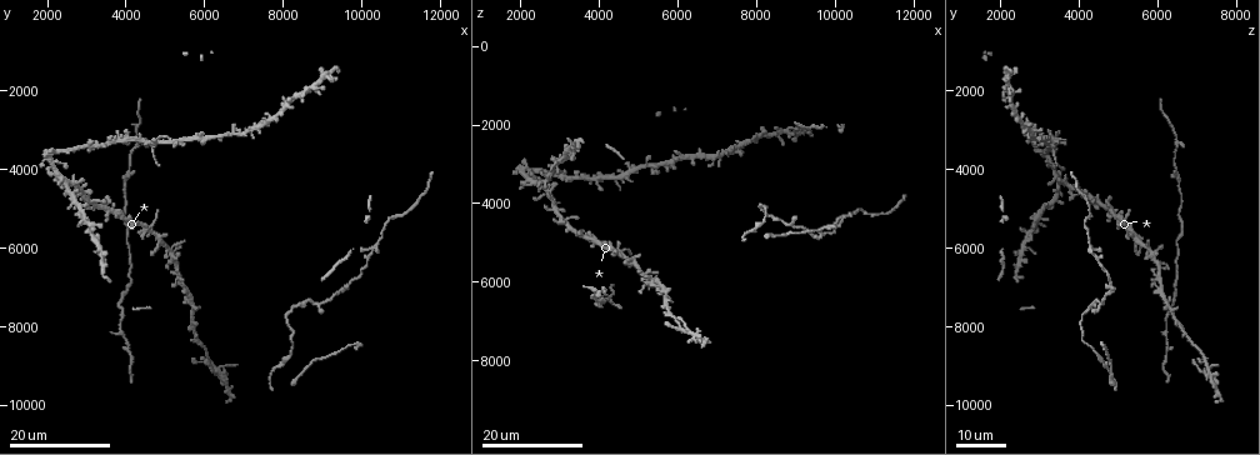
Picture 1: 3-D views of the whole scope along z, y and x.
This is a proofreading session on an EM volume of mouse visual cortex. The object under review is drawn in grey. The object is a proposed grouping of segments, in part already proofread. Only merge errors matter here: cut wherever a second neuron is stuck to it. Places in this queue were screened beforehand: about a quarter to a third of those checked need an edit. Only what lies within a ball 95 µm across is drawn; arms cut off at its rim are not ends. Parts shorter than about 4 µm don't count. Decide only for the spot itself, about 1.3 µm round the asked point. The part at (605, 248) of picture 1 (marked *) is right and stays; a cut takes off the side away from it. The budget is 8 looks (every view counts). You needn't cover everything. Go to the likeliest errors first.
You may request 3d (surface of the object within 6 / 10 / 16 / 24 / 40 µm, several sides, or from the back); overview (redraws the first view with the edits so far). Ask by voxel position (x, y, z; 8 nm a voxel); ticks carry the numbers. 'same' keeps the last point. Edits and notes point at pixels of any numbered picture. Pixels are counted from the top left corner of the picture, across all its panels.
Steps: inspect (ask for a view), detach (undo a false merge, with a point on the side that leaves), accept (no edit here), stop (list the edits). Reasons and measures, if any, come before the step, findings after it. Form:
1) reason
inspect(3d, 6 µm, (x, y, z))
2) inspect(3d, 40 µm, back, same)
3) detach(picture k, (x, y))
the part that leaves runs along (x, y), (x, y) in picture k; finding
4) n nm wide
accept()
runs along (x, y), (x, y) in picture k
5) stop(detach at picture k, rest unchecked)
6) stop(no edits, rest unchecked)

looks like a crossing
inspect(3d, 24 µm, (6500, 9200, 7300))

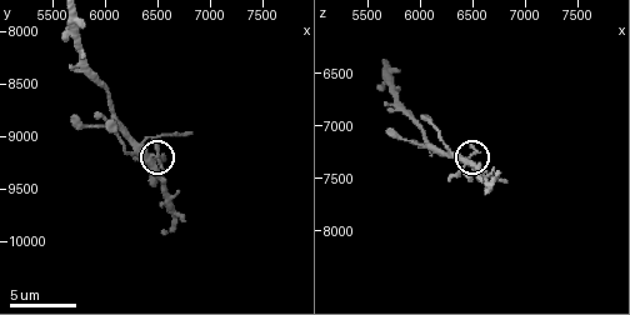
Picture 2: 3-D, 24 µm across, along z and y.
inspect(3d, 6 µm, (6460, 9220, 7280))

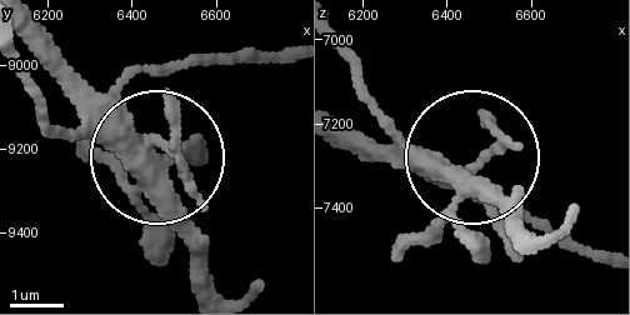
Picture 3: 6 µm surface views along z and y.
accept()
runs along (34, 24), (155, 145), (160, 213), (195, 261) in picture 3; continuous, no second neuron

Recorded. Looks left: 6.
inspect(3d, 16 µm, (8800, 1950, 2200))

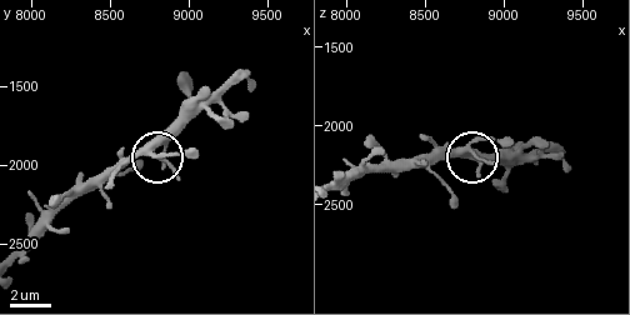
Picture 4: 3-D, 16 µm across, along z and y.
inspect(3d, 6 µm, (8860, 1960, 2220))

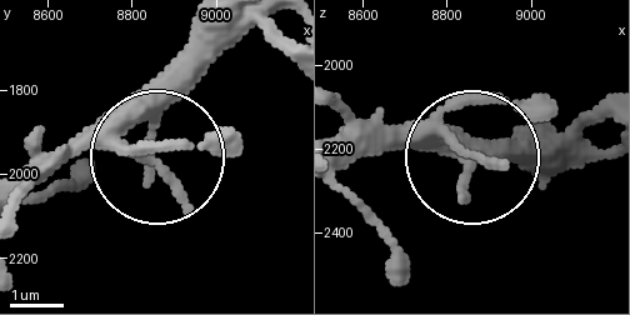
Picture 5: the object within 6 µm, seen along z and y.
accept()
runs along (336, 171), (403, 144), (456, 149), (470, 171), (560, 158) in picture 5; continuous, no second neuron

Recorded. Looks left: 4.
looks like a crossing
inspect(3d, 16 µm, (6100, 8900, 7250))

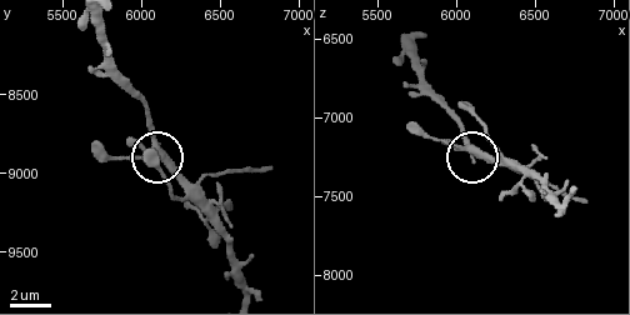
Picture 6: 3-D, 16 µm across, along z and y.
inspect(3d, 6 µm, same)

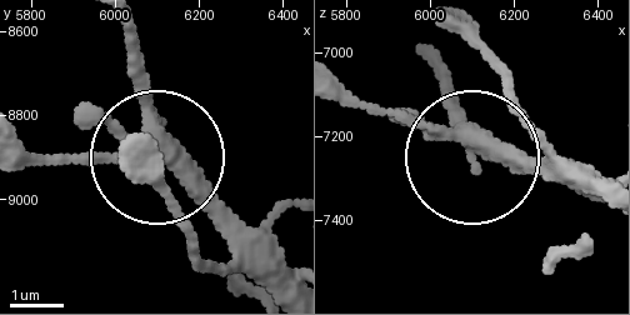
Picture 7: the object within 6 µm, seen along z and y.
4 arms
accept()
runs along (438, 61), (465, 146), (339, 101) in picture 7; continuous, no second neuron

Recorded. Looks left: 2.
thick turns thin
inspect(3d, 24 µm, (9600, 6950, 4800))

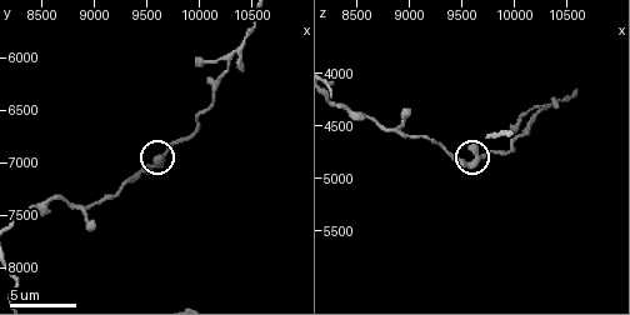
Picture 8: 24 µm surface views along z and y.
inspect(3d, 6 µm, same)

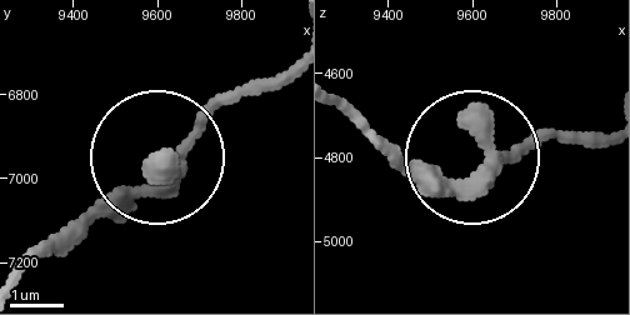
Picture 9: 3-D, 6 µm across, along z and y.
accept()
runs along (348, 109), (455, 176), (558, 136) in picture 9; continuous, no second neuron

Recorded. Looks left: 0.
stop(no edits, rest unchecked)

